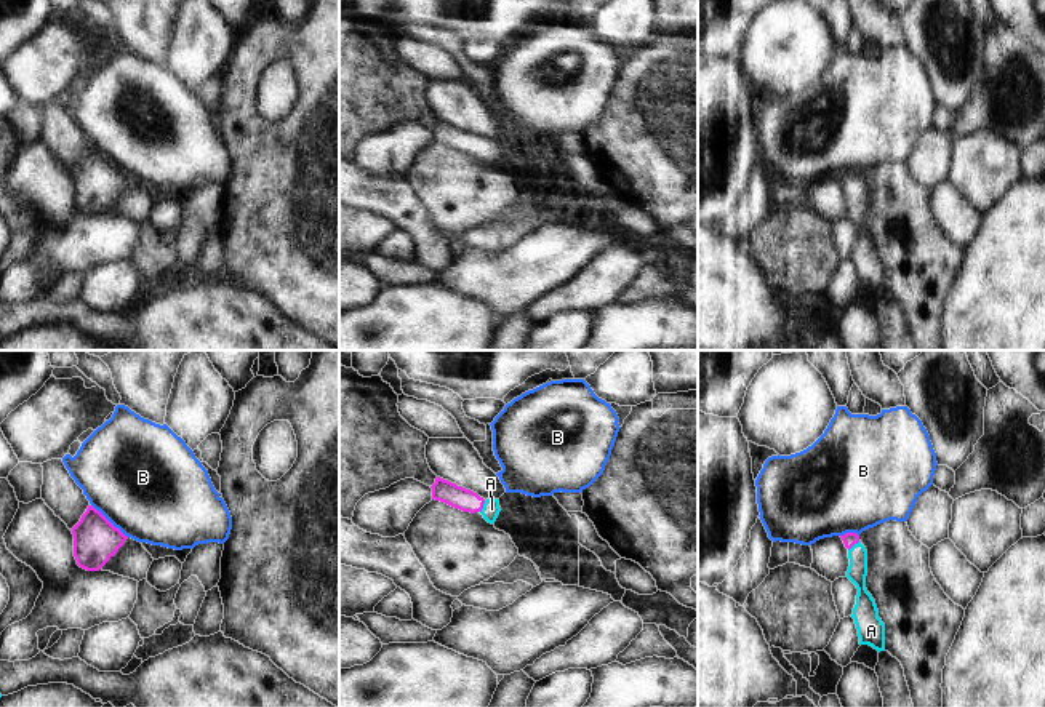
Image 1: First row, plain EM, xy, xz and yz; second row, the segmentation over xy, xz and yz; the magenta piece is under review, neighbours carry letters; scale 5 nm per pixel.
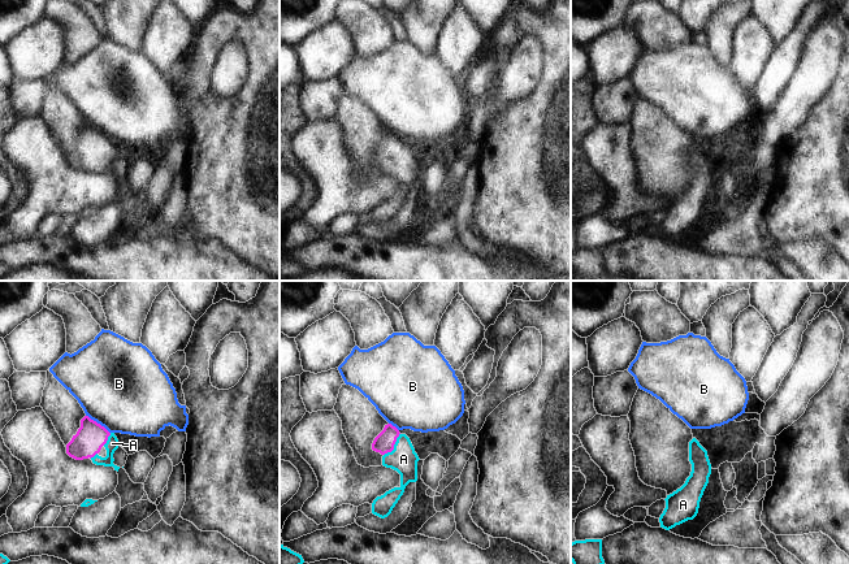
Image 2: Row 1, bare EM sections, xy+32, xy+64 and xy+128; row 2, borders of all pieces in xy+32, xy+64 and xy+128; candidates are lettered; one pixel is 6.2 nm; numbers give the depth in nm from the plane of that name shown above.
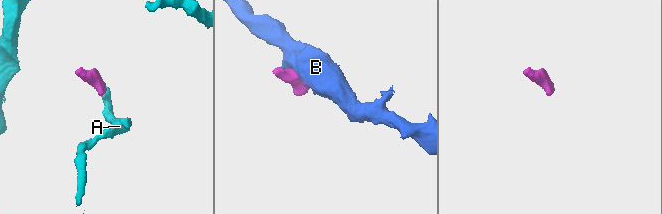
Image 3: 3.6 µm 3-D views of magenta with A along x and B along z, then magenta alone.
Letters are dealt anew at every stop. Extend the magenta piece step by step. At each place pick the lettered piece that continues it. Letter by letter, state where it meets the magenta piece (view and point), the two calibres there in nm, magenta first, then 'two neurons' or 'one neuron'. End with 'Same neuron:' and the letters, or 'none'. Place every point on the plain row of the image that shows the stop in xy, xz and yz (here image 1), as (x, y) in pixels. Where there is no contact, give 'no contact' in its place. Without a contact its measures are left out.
A: xz (482, 149) | 110/90 nm | one neuron
B: xy (109, 163) | 220/500 nm | two neurons
Same neuron: A

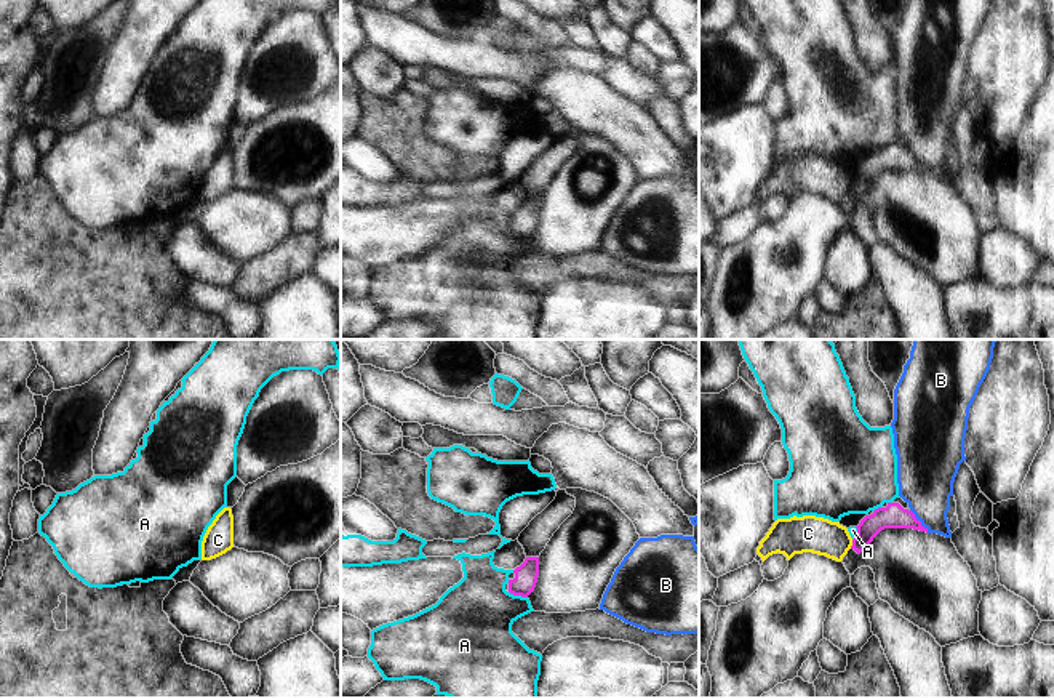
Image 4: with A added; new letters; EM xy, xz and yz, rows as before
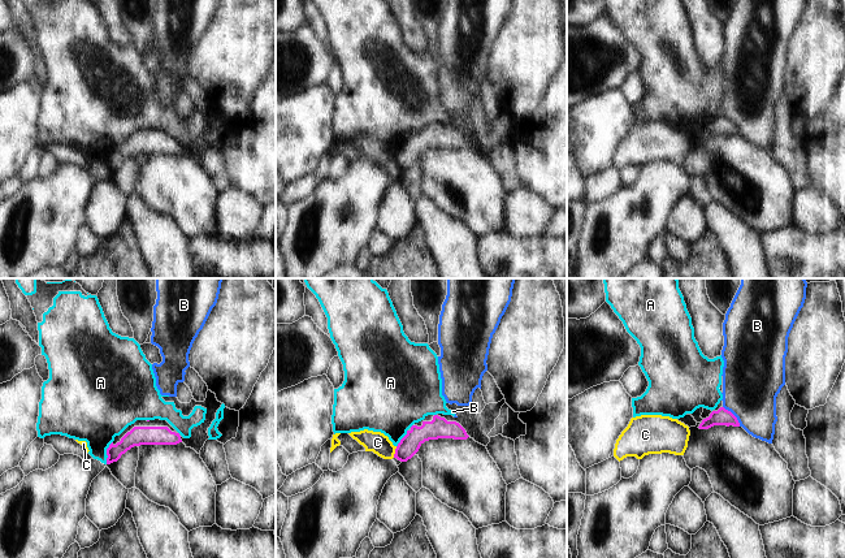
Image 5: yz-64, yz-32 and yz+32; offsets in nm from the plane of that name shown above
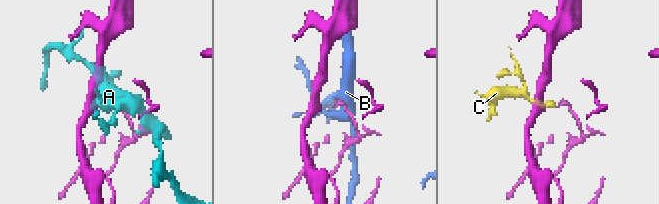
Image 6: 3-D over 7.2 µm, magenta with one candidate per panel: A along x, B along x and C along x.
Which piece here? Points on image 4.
A: xz (519, 236) | 120/380 nm | two neurons
B: yz (918, 162) | 120/280 nm | two neurons
C: yz (853, 186) | 120/190 nm | two neurons
Same neuron: none

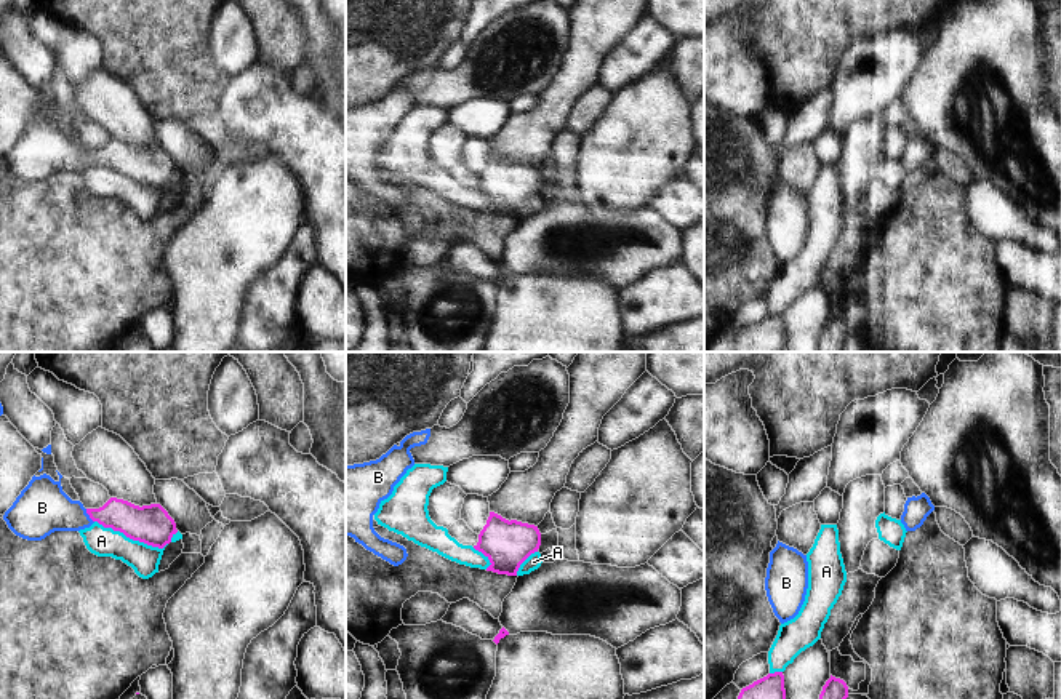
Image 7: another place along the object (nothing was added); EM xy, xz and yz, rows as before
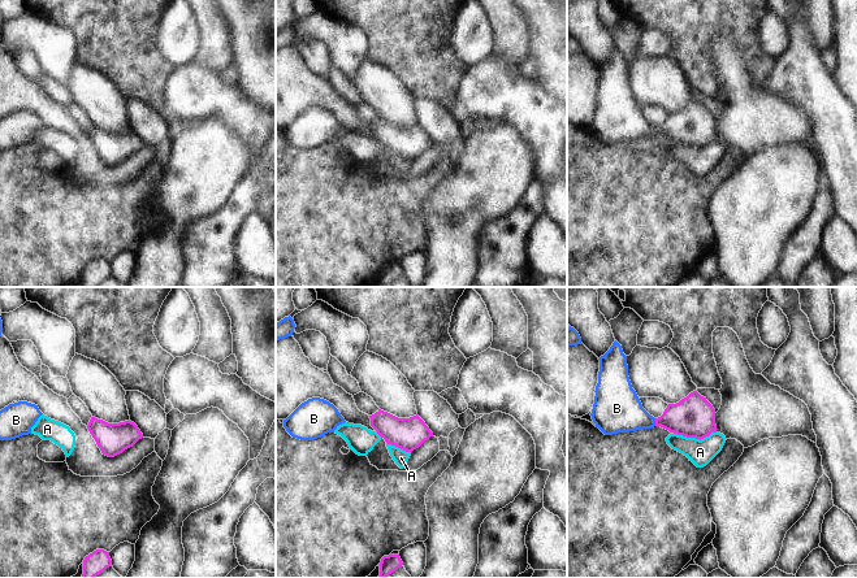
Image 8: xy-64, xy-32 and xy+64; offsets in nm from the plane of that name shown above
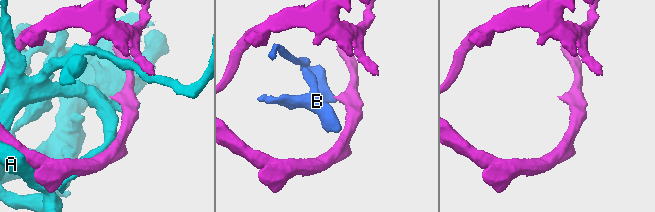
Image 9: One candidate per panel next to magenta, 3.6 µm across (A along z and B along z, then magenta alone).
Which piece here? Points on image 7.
A: xy (132, 179) | 200/150 nm | two neurons
B: xy (88, 155) | 170/260 nm | one neuron
Same neuron: B

